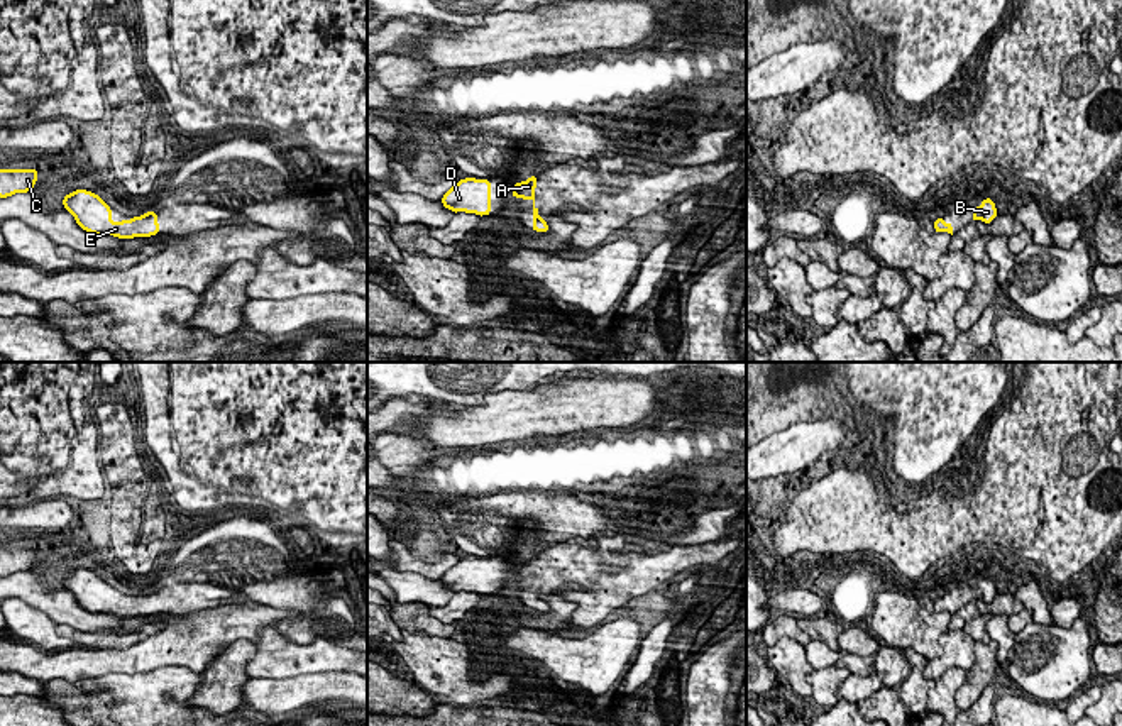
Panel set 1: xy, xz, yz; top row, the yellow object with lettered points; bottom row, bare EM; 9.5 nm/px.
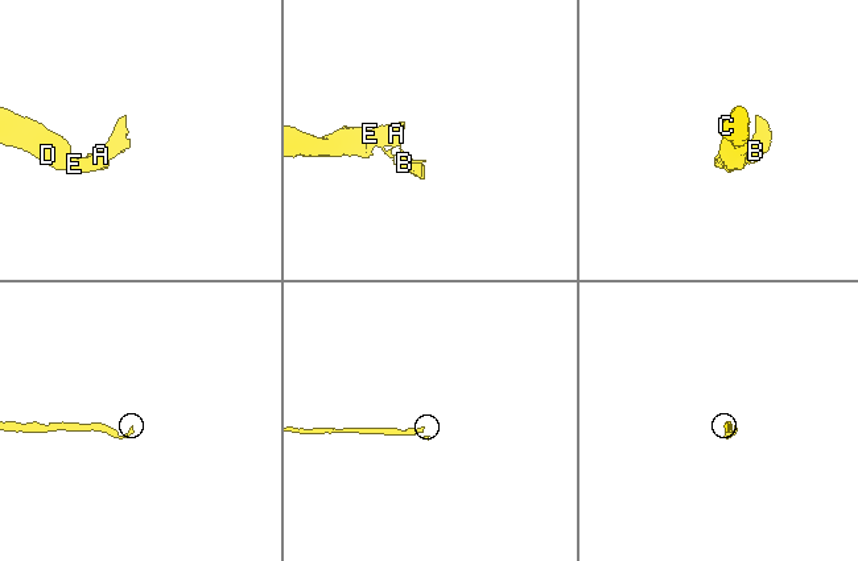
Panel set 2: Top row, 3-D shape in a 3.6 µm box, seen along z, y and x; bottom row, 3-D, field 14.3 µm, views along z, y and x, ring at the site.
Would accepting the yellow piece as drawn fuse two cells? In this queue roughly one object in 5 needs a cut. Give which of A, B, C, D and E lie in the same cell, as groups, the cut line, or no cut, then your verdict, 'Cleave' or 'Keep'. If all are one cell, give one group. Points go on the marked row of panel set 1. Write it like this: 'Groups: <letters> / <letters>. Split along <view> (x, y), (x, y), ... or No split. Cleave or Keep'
Groups: A B C D E. No split. Keep

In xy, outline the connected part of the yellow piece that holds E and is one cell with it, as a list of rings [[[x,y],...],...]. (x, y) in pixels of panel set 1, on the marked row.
[[[88,190],[71,191],[63,198],[76,225],[95,235],[113,235],[117,239],[151,237],[159,234],[157,213],[146,212],[130,220],[113,222],[112,208]]]

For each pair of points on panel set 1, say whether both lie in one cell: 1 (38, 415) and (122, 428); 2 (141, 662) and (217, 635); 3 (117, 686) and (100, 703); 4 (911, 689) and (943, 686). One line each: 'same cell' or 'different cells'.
1: different cells
2: same cell
3: different cells
4: different cells

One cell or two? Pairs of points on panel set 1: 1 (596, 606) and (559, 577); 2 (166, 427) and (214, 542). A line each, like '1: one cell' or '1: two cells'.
1: one cell
2: two cells

